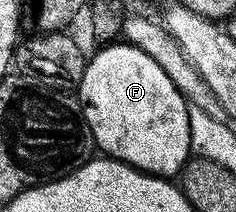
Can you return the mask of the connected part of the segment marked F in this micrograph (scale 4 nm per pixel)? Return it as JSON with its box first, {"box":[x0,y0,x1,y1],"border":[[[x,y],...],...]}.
{"box":[78,40,192,179],"border":[[[120,40],[115,44],[101,46],[95,51],[96,55],[89,57],[84,63],[84,75],[78,87],[78,97],[84,111],[84,122],[90,128],[92,141],[100,146],[105,155],[124,162],[135,170],[143,170],[146,174],[155,174],[158,178],[171,179],[179,175],[180,169],[188,162],[192,154],[190,144],[189,103],[183,94],[158,68],[158,60],[146,56],[136,46],[129,46]]]}

